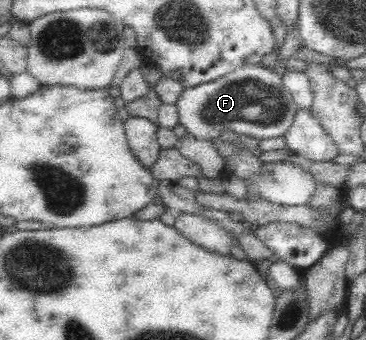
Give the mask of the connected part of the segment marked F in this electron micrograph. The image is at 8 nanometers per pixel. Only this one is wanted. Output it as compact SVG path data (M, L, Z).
M262 64L246 65L212 82L184 87L174 102L178 123L188 135L212 142L222 138L226 131L246 134L258 140L283 136L292 126L299 106L294 102L292 93L283 85L281 77L281 71L273 72Z

